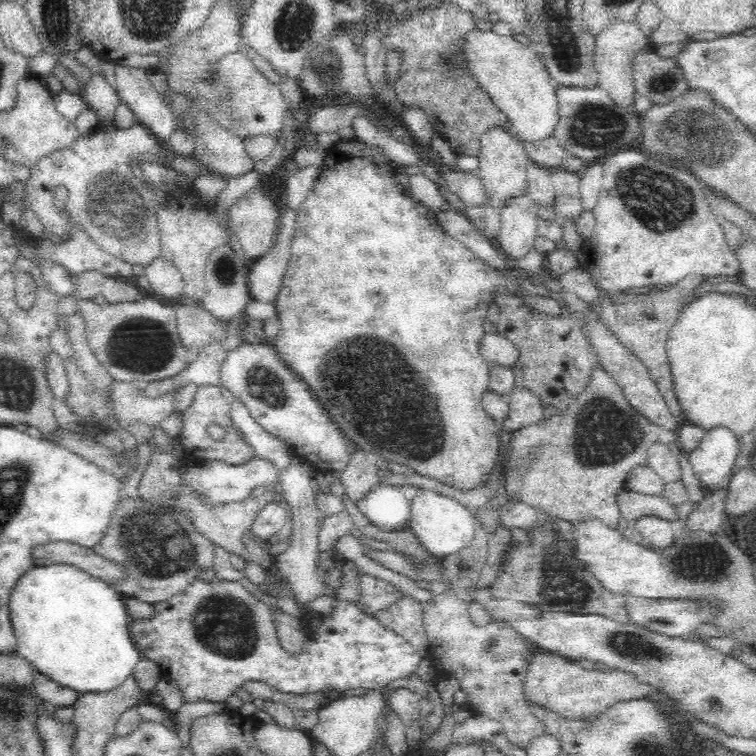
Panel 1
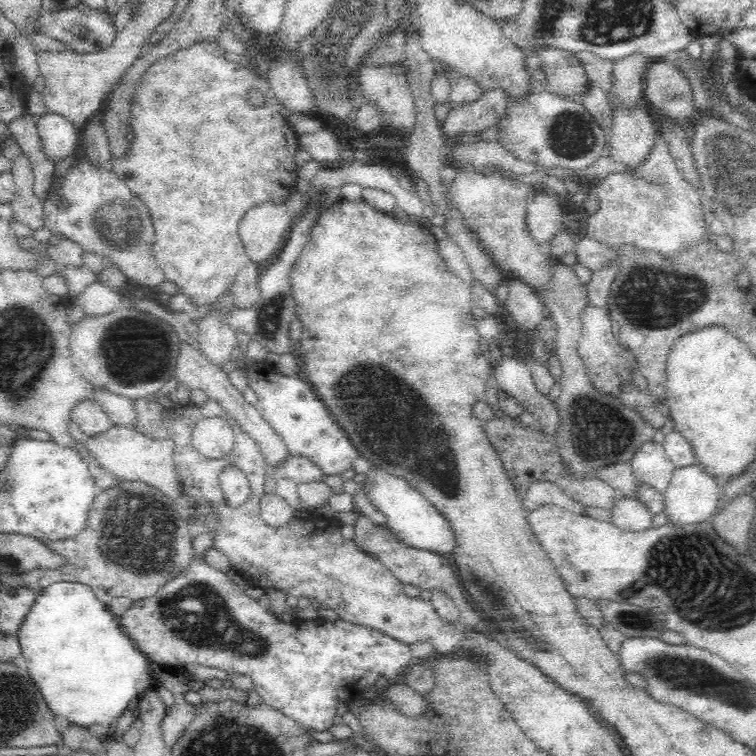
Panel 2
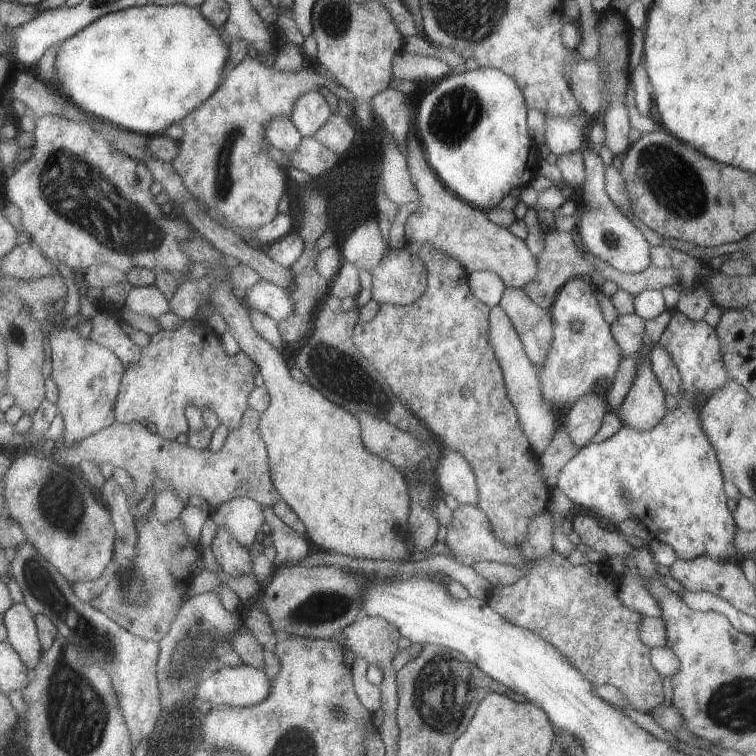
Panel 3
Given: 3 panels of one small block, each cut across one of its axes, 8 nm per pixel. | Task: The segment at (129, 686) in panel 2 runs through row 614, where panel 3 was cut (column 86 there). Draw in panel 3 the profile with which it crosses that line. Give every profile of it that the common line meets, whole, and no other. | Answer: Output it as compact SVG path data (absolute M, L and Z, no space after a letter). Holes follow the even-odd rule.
M153 2L149 6L107 14L57 48L57 78L61 82L61 88L57 90L63 96L97 120L147 136L165 136L167 128L181 124L187 116L207 104L223 84L225 76L221 70L229 58L229 48L221 42L217 26L211 20L205 20L201 8L185 4L161 8Z

